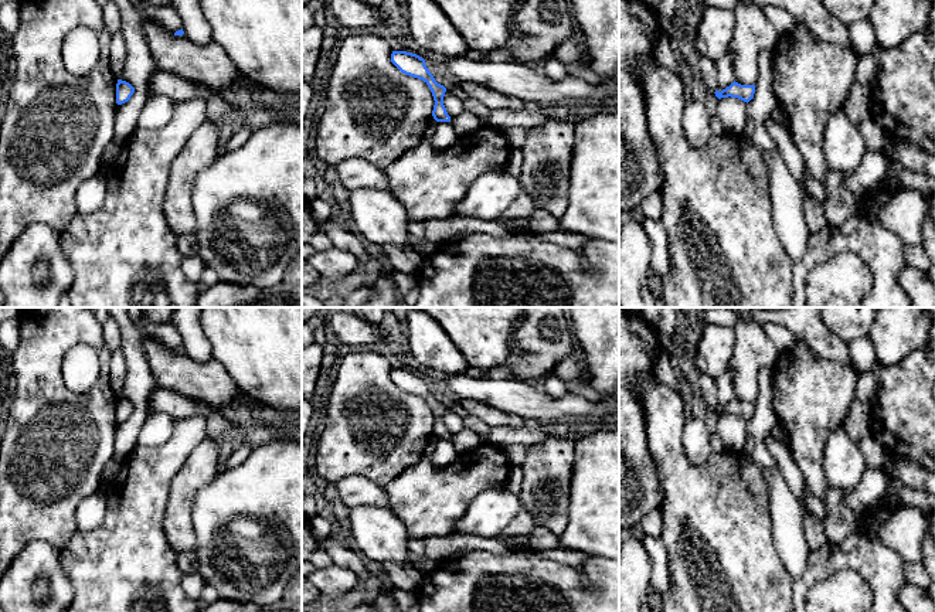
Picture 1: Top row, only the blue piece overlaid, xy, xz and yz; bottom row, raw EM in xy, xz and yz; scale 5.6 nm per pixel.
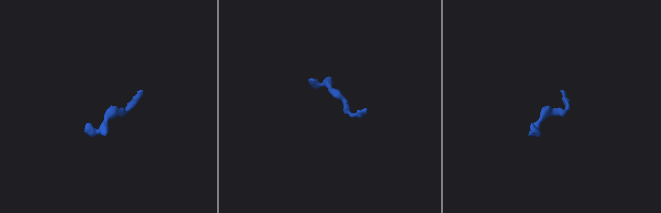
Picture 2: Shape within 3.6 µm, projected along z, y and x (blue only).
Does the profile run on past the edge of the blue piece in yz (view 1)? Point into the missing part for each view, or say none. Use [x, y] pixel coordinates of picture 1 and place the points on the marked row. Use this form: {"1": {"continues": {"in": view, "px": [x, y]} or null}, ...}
{"1": {"continues": null}}

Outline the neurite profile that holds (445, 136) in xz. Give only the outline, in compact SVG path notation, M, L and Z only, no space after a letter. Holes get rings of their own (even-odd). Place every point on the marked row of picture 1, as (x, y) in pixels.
M438 122L432 137L432 146L438 150L450 147L459 136L450 122Z

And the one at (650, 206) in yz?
M654 191L643 198L640 203L640 210L643 217L647 220L660 220L662 218L662 193Z

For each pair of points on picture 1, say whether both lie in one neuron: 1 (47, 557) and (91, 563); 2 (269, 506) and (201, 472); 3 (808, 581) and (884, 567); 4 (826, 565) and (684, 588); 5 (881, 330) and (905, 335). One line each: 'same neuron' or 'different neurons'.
1: different neurons
2: different neurons
3: same neuron
4: different neurons
5: same neuron

